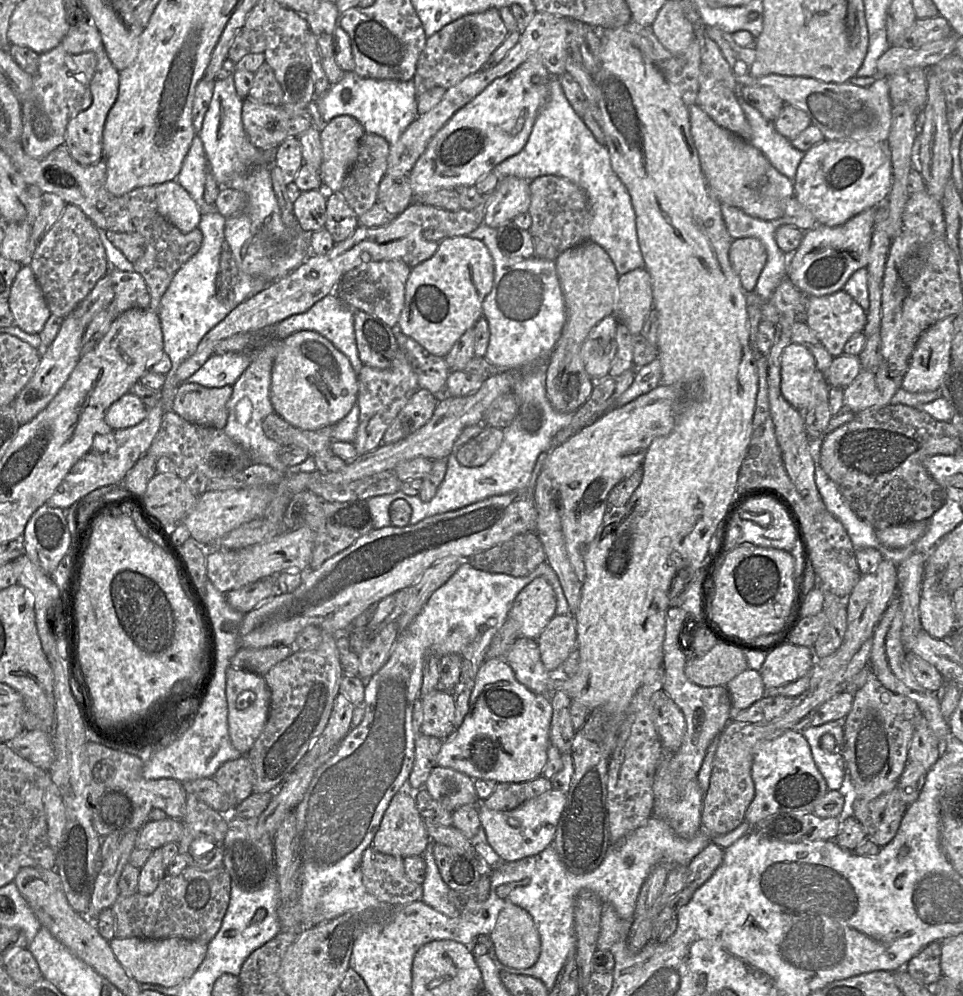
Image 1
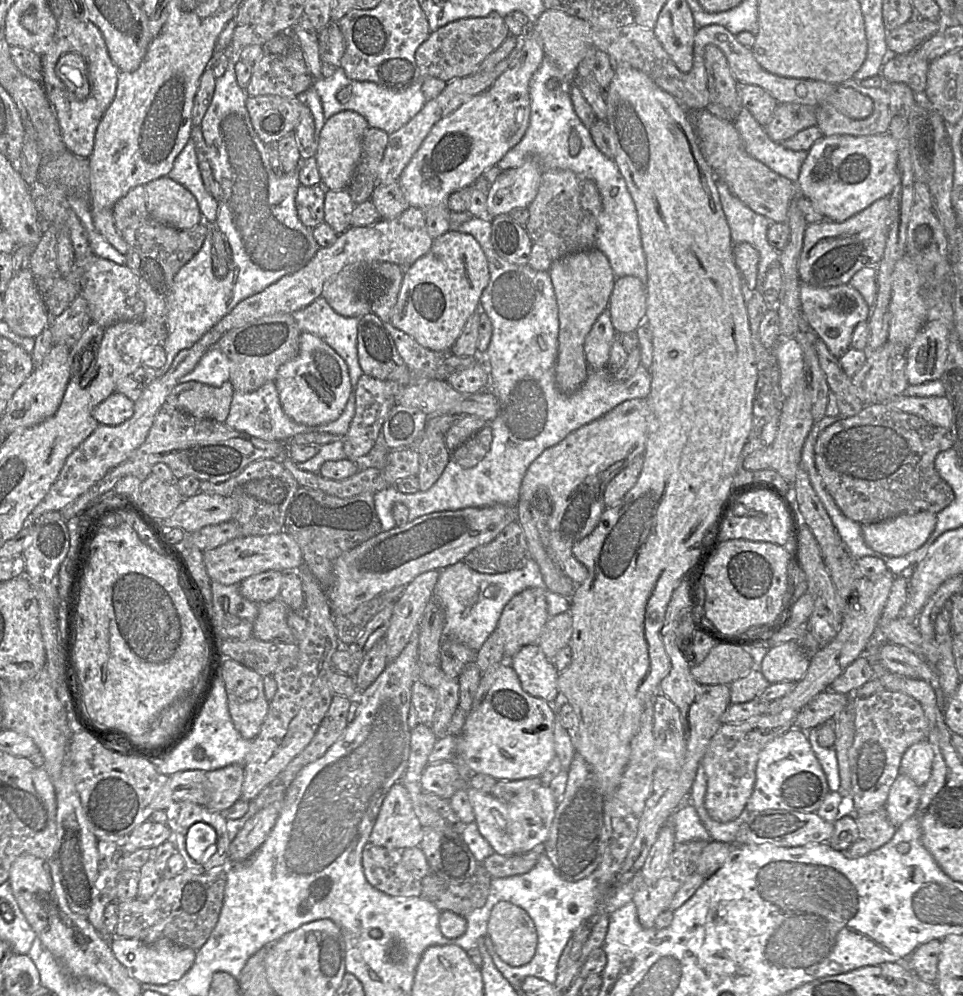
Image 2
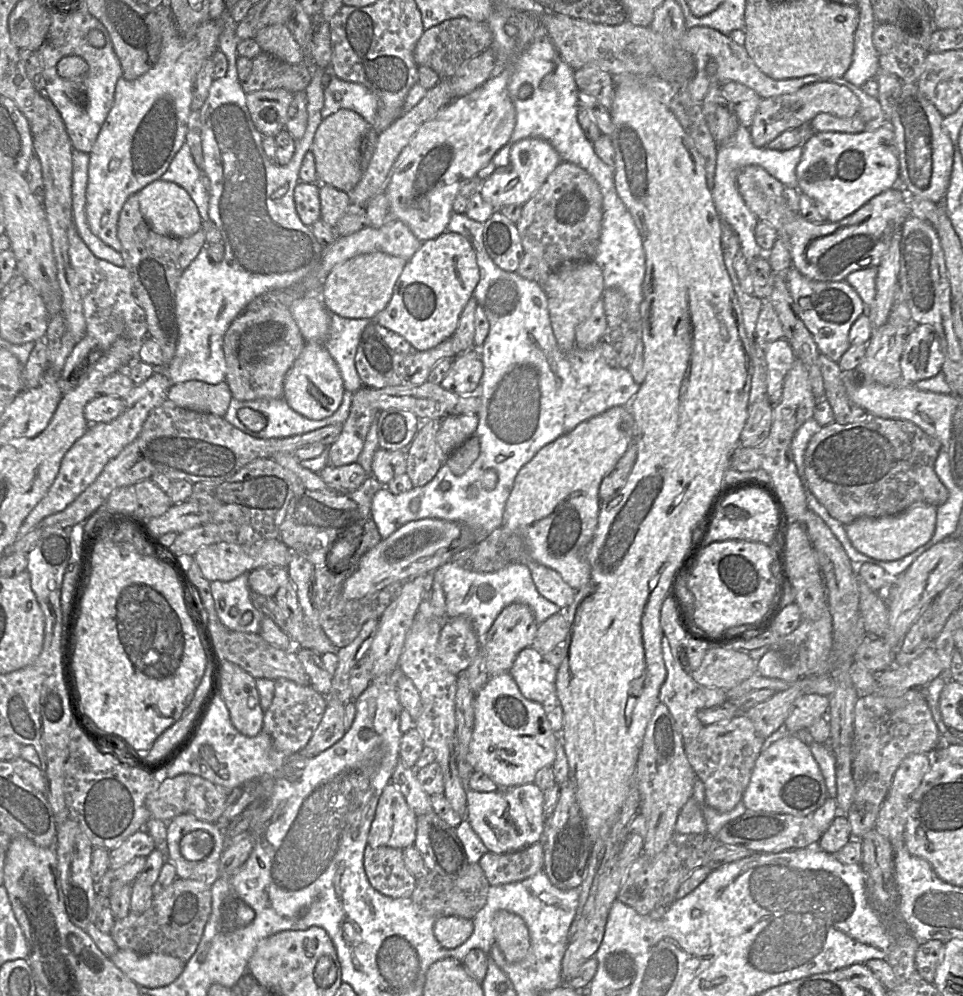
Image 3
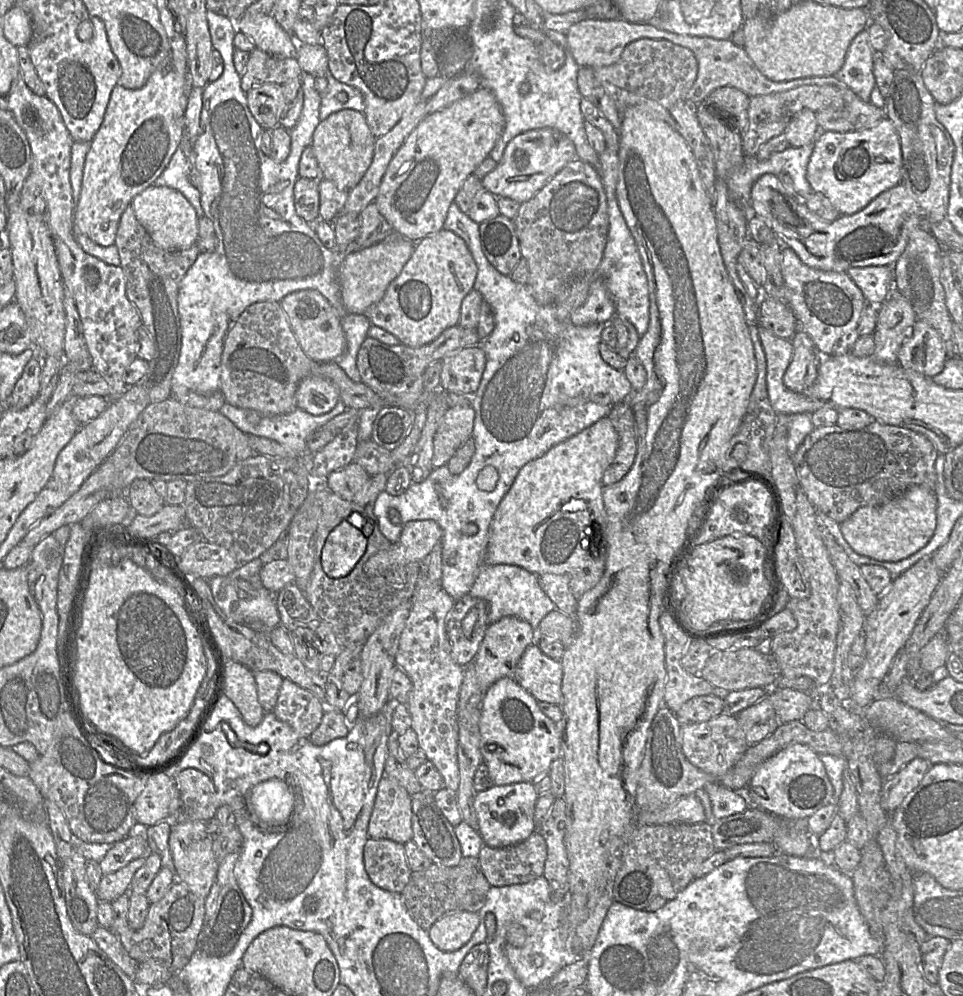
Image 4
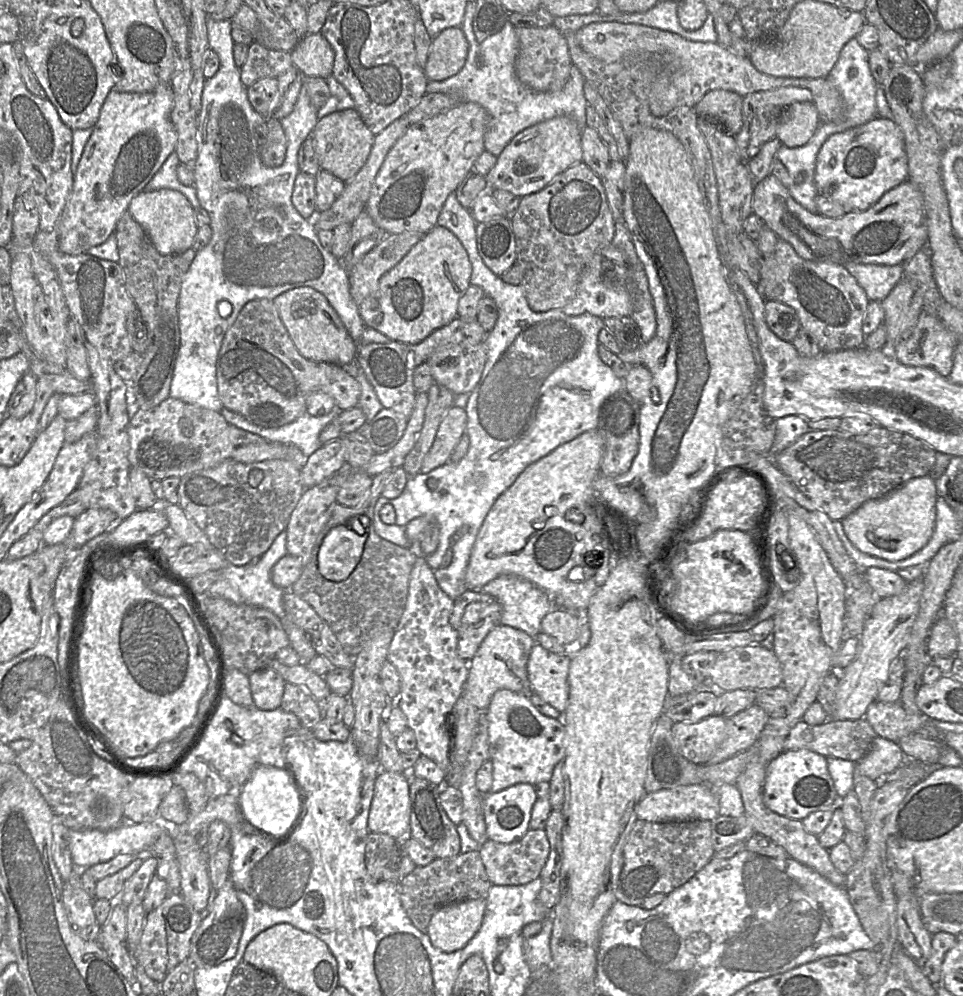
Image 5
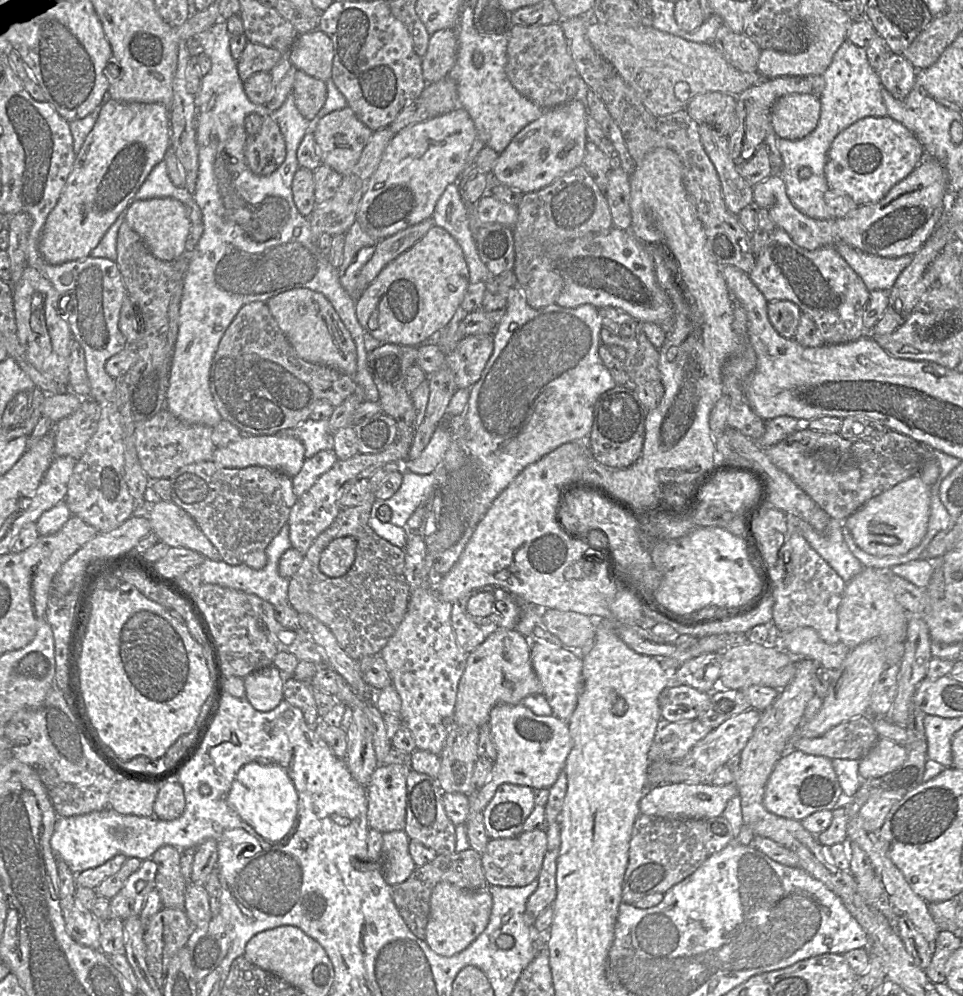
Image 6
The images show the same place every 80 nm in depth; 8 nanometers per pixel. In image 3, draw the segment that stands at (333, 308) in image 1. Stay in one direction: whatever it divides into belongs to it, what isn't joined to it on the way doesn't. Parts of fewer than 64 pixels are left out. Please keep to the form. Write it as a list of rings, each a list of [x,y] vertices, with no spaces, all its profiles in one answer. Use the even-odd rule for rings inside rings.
[[[330,315],[330,329],[324,346],[335,361],[343,379],[344,389],[355,393],[362,386],[355,366],[355,356],[361,335],[371,322],[368,319],[349,319]]]

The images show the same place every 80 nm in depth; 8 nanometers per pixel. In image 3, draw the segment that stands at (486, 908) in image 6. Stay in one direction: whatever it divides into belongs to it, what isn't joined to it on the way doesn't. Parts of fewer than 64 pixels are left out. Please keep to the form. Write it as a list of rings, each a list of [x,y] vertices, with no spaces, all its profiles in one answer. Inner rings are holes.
[[[447,915],[436,919],[433,925],[434,936],[445,948],[456,948],[464,943],[473,932],[473,920]]]

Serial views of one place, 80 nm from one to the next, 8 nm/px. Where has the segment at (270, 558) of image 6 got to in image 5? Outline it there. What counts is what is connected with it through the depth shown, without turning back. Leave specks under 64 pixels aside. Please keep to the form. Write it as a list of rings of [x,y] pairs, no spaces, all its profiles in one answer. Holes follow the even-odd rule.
[[[283,530],[273,541],[270,548],[259,559],[245,566],[227,565],[219,570],[220,578],[207,590],[212,597],[222,598],[235,604],[246,604],[262,607],[273,612],[279,619],[285,616],[283,595],[285,590],[274,585],[271,580],[273,566],[287,553],[287,532]]]

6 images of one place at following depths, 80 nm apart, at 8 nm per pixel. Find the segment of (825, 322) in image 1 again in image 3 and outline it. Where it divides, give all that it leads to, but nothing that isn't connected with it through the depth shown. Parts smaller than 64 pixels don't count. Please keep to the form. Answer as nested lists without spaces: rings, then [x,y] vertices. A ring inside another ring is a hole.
[[[795,267],[788,271],[787,284],[794,300],[794,310],[813,335],[820,353],[839,362],[850,346],[851,326],[866,312],[866,306],[860,295],[846,280],[838,282],[811,280]]]

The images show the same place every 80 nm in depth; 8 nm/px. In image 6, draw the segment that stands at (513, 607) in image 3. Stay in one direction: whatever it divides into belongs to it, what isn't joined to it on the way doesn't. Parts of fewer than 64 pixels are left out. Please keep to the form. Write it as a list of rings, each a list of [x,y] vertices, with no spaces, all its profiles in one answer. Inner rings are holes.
[[[515,629],[498,630],[466,656],[466,668],[458,684],[454,721],[463,727],[480,727],[490,721],[490,712],[494,706],[520,704],[532,694],[543,694],[543,687],[532,666],[530,638]]]

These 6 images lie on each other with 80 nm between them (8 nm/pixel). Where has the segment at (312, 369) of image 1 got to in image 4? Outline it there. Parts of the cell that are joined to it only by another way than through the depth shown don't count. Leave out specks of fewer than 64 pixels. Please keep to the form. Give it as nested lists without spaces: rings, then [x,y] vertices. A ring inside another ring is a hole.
[[[320,377],[304,378],[295,394],[297,408],[319,416],[330,412],[340,400],[338,388]]]

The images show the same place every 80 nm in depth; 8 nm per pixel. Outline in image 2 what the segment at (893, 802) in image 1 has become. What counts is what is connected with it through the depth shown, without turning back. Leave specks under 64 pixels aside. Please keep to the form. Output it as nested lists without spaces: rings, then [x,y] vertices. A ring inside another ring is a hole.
[[[885,808],[869,814],[858,815],[856,820],[861,838],[869,842],[872,851],[888,843],[893,838],[897,829],[888,819]]]

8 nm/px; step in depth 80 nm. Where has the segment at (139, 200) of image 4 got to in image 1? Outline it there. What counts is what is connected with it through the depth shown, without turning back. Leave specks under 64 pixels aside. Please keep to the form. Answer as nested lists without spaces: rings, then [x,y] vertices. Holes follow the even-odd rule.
[[[175,180],[155,187],[160,215],[183,233],[194,231],[200,223],[202,214],[191,195]]]

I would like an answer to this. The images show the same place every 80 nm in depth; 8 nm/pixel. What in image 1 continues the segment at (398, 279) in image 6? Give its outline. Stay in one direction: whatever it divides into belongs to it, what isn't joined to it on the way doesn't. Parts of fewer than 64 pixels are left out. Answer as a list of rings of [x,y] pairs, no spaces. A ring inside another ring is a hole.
[[[445,236],[435,254],[411,269],[397,327],[430,354],[445,358],[458,339],[483,316],[482,304],[494,283],[494,261],[487,246],[470,236]]]

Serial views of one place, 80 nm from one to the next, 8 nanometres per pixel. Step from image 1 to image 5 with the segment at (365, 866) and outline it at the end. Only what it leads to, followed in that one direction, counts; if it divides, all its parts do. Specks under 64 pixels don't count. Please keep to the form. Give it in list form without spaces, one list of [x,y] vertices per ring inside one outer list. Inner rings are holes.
[[[369,832],[365,848],[365,865],[375,881],[399,883],[401,841],[382,834]]]

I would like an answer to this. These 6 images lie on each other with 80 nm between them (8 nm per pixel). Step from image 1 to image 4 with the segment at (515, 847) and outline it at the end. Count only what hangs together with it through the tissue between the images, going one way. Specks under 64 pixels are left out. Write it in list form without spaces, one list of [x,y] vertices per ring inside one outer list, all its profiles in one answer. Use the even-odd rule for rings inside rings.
[[[517,783],[505,786],[493,786],[478,792],[474,799],[474,808],[478,819],[478,833],[485,845],[493,848],[508,847],[526,840],[534,831],[535,806],[538,794],[532,783]]]

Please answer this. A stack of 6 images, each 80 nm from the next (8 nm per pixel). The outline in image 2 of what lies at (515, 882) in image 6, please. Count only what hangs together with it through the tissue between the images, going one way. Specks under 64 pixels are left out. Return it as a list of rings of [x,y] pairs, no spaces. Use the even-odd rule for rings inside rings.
[[[544,845],[533,850],[515,855],[500,855],[494,853],[483,861],[483,866],[493,878],[505,878],[529,872],[544,853]]]

